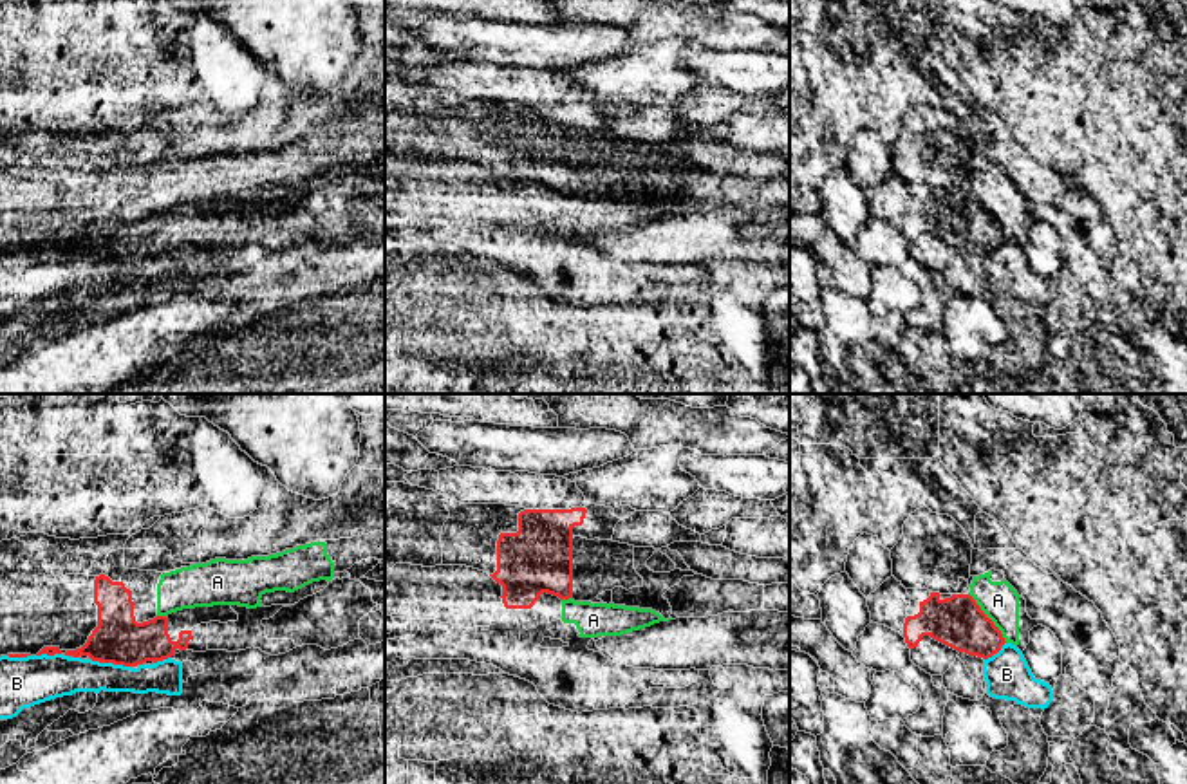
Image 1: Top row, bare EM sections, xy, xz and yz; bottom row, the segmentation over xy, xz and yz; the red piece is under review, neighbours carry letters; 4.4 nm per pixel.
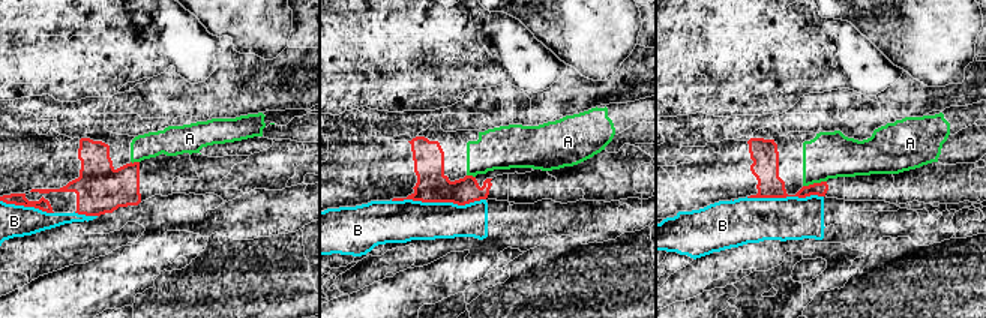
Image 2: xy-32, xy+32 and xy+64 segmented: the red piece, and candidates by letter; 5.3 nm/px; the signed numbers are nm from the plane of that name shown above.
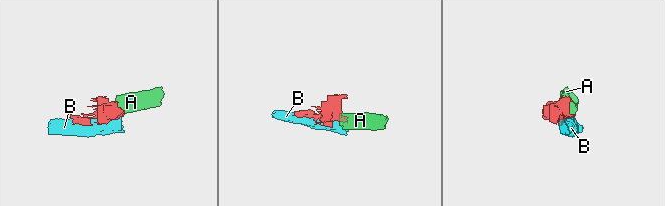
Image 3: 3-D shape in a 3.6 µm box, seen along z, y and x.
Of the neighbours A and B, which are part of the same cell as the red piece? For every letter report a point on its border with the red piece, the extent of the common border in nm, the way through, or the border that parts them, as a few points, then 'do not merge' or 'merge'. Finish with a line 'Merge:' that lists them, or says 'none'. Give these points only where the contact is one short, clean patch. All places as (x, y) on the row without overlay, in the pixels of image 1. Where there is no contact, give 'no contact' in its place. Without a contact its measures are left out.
A: meets red in yz at (989, 214); contact 280 nm long; runs through yz (958, 217), (989, 214), (998, 196); merge
B: meets red in xy at (111, 257); contact 190 nm long; do not merge
Merge: A

